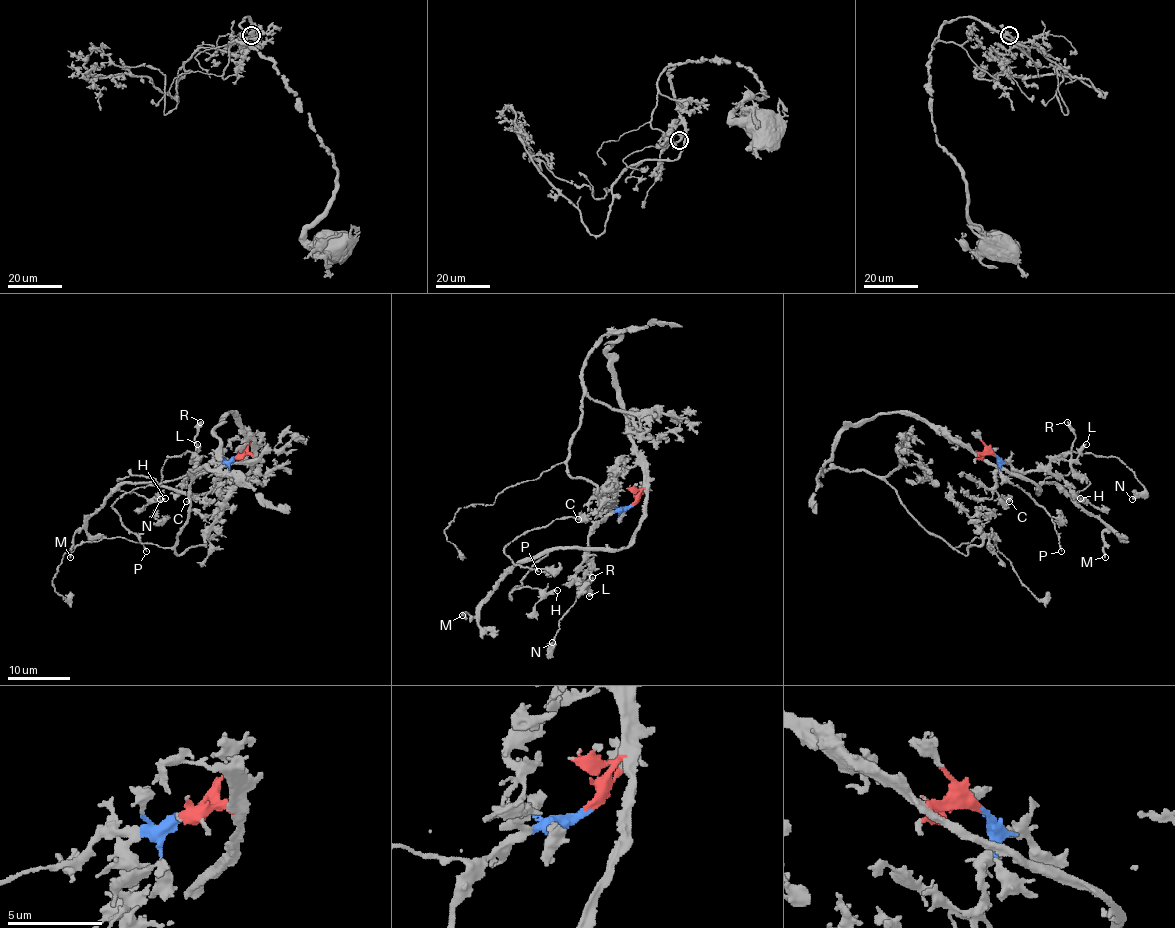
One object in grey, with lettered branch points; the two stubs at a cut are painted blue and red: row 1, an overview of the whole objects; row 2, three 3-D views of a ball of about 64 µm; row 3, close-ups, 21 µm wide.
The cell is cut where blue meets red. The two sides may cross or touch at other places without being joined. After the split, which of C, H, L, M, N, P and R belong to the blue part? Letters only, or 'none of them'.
C, L, N, P, R

